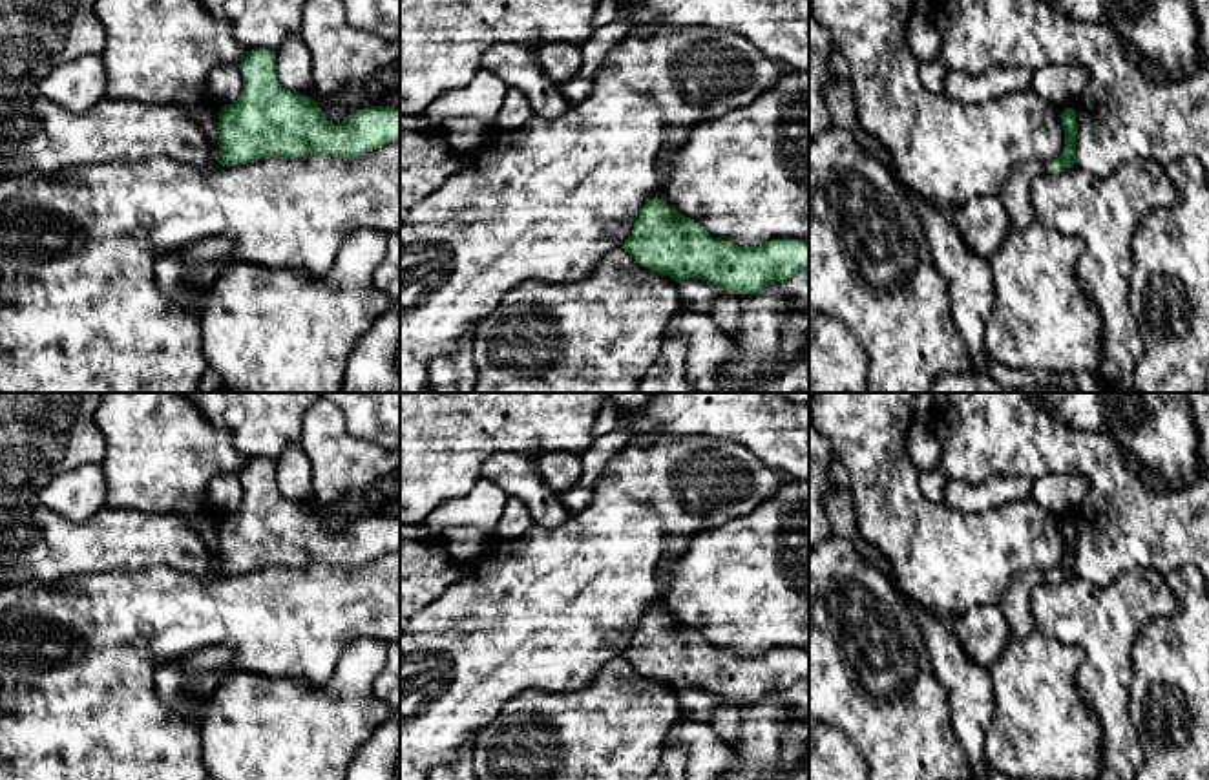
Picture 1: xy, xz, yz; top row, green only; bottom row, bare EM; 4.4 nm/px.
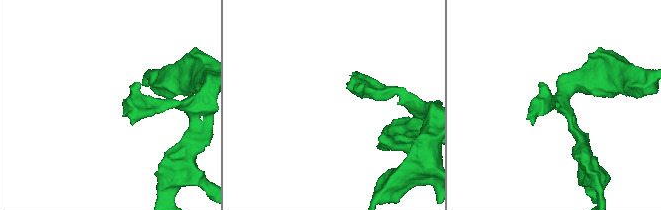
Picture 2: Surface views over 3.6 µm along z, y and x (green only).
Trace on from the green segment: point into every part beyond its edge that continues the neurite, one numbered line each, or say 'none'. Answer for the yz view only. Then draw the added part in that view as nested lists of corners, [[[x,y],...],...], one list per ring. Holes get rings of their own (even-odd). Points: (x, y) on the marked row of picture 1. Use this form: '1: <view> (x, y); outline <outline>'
1: yz (1016, 192); outline [[[1036,161],[1019,164],[1012,170],[1001,192],[1001,203],[1006,208],[1010,228],[1023,230],[1034,221],[1030,199],[1032,181],[1039,174],[1048,172],[1054,172],[1050,163],[1036,163]]]

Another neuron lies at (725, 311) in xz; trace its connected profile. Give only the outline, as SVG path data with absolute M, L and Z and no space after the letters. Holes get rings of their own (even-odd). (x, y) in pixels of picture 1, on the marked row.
M720 290L720 294L712 301L710 316L716 325L734 336L740 329L740 316L741 316L741 294Z

